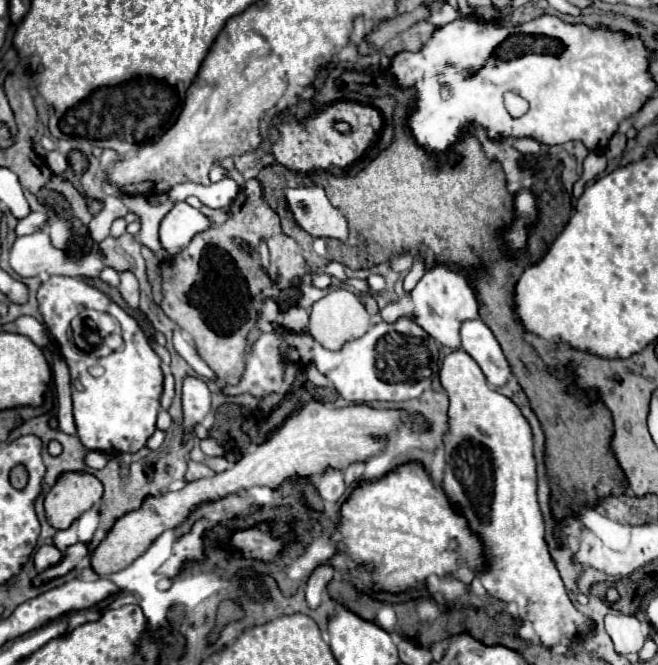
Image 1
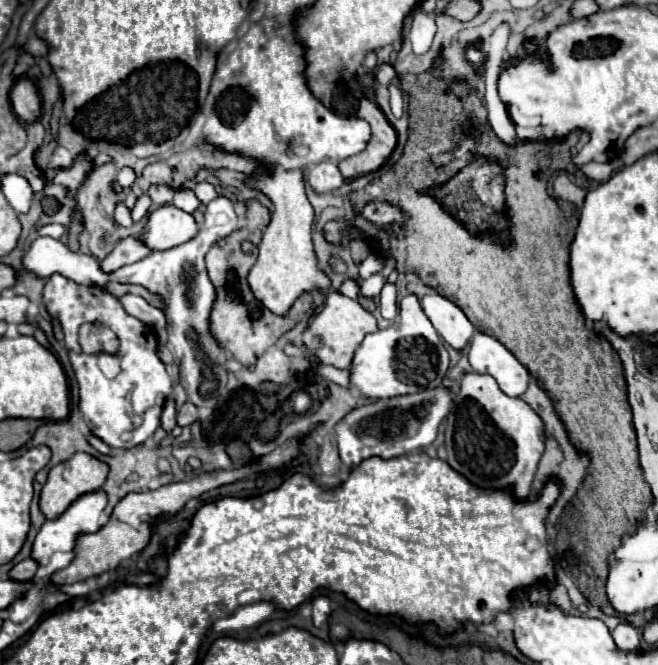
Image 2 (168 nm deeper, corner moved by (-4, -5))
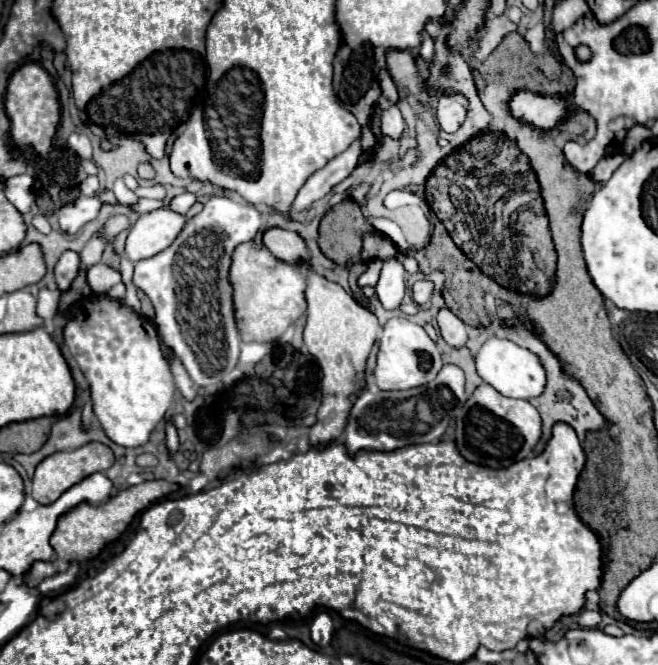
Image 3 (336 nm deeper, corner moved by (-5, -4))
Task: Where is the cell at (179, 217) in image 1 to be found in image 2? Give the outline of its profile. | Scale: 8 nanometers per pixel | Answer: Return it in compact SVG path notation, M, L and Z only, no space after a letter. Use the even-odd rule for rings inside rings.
M165 204L149 214L143 232L137 236L149 250L169 250L191 240L197 234L197 224L191 214Z

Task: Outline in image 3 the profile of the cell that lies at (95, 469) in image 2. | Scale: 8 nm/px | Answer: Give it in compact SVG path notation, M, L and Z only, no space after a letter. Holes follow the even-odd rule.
M90 443L84 445L80 449L74 451L66 451L66 453L54 453L50 457L46 457L46 461L42 461L36 467L36 475L32 479L32 497L40 503L40 505L50 505L54 503L66 489L70 489L72 485L76 485L78 481L86 479L92 473L98 471L106 471L110 465L114 463L114 455L112 451L102 445L102 443Z

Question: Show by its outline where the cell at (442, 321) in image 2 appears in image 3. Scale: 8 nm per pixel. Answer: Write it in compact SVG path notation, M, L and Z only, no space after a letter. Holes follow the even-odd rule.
M448 307L438 311L436 321L438 321L440 333L442 333L442 337L444 337L444 341L448 345L452 345L452 347L464 347L466 345L466 341L468 341L468 329Z

